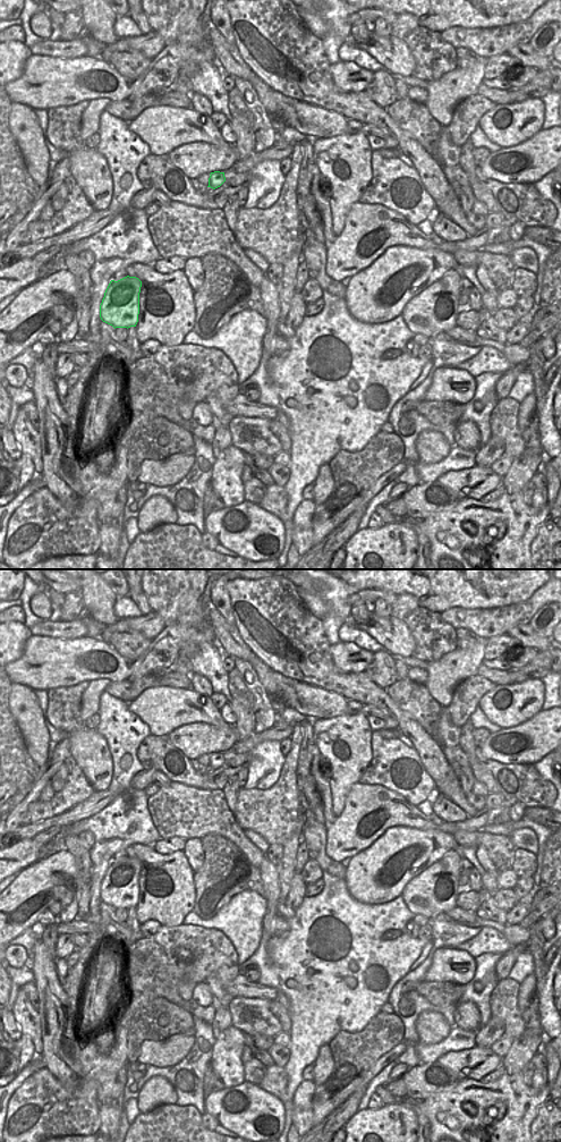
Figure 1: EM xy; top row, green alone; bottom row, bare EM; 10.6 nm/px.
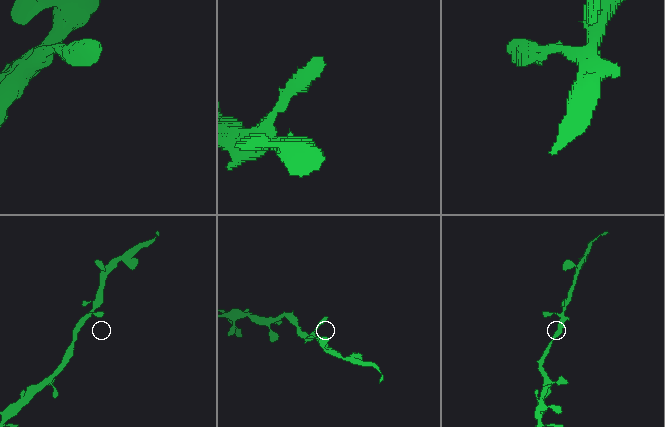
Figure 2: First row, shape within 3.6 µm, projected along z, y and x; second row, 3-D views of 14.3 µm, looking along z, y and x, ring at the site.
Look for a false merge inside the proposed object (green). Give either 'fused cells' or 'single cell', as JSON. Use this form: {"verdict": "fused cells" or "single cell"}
{"verdict": "single cell"}

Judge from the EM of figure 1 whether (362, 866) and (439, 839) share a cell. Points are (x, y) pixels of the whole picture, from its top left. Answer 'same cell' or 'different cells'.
same cell

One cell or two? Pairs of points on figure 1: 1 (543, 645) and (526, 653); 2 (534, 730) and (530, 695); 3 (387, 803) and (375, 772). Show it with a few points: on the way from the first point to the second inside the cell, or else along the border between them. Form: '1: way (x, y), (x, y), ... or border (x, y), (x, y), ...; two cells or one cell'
1: border (520, 644), (533, 648), (537, 652); two cells
2: border (541, 709), (530, 718), (509, 728); two cells
3: border (358, 781), (382, 785), (404, 797); two cells

